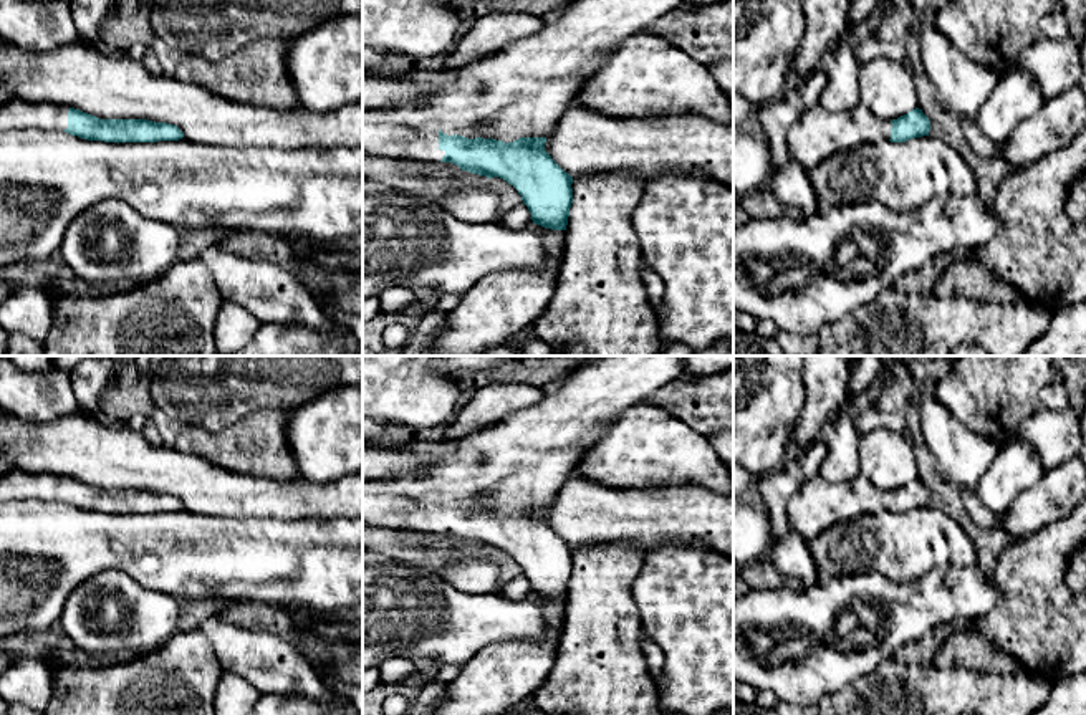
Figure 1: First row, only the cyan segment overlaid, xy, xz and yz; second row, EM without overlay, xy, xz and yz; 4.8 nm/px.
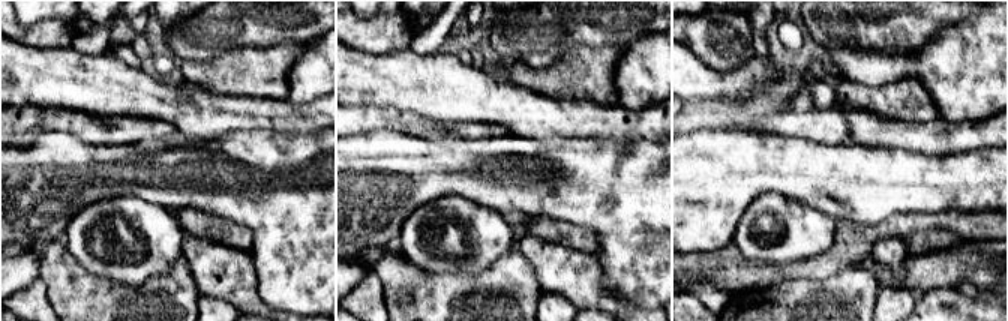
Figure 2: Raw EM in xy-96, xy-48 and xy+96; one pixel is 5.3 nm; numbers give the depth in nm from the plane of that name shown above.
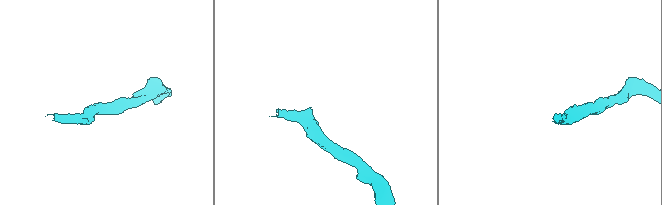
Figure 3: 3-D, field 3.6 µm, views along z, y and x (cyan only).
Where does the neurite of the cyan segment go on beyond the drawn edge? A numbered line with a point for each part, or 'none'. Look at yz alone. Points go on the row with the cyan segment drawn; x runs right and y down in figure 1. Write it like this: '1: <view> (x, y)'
1: yz (818, 133)

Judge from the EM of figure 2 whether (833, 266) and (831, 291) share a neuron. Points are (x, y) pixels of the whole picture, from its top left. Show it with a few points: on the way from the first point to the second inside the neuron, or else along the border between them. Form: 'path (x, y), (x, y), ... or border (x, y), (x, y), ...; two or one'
border (837, 270), (813, 287); two

